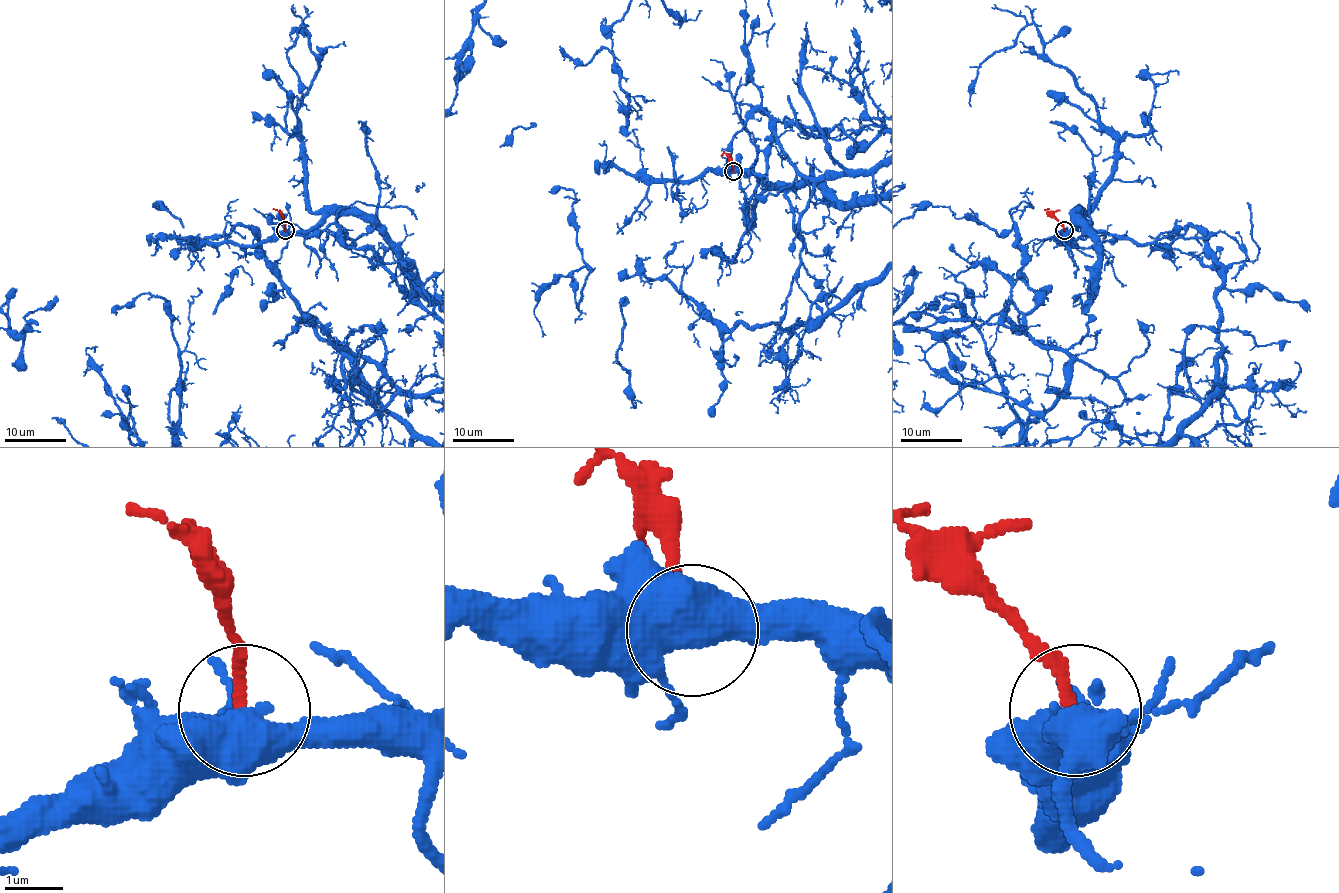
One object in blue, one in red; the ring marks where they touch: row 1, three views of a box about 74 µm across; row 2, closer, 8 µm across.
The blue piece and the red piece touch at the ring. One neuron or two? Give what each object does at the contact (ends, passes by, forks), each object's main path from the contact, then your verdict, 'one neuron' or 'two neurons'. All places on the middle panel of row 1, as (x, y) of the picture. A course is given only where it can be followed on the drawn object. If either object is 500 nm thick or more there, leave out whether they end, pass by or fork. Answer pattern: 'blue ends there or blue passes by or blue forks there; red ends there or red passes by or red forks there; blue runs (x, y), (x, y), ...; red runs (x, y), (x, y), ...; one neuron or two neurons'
blue forks there; red ends there; red runs (734, 171), (732, 161), (724, 153), (721, 156); two neurons

